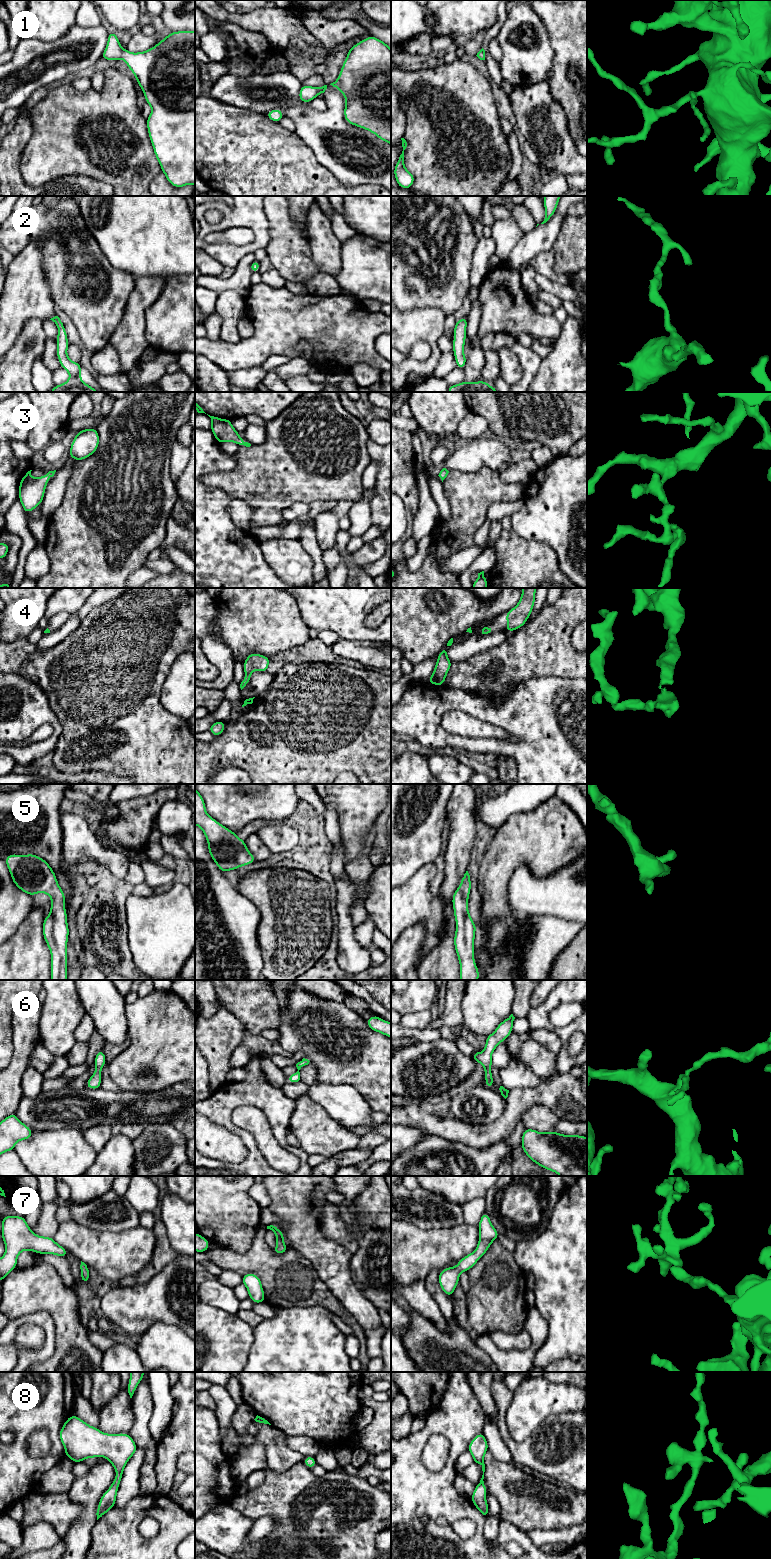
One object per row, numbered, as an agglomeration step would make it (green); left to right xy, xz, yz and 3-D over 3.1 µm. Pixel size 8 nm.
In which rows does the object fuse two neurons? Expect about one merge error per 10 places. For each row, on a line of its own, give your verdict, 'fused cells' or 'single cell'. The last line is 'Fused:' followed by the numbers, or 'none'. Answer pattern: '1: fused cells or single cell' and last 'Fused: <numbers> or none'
1: single cell
2: single cell
3: single cell
4: single cell
5: single cell
6: single cell
7: single cell
8: single cell
Fused: none

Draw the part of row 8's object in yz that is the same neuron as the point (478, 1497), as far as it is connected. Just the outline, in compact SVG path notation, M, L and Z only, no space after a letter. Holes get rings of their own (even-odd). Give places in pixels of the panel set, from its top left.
M482 1433L475 1436L474 1439L470 1441L468 1450L473 1456L474 1464L480 1464L482 1466L483 1475L480 1482L476 1485L475 1490L471 1496L471 1501L475 1507L482 1513L483 1518L488 1516L489 1507L486 1501L487 1490L484 1484L484 1455L488 1451L488 1442Z

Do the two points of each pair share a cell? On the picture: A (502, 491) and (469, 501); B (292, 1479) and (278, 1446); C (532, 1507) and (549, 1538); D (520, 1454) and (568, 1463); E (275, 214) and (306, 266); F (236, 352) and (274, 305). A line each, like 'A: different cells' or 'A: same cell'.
A: same cell
B: different cells
C: different cells
D: same cell
E: same cell
F: same cell

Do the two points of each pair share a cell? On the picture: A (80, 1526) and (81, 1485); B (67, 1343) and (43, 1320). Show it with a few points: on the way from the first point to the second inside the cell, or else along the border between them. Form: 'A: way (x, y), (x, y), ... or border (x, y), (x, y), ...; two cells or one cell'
A: way (87, 1516), (87, 1495); one cell
B: border (44, 1311), (54, 1325), (51, 1355); two cells

